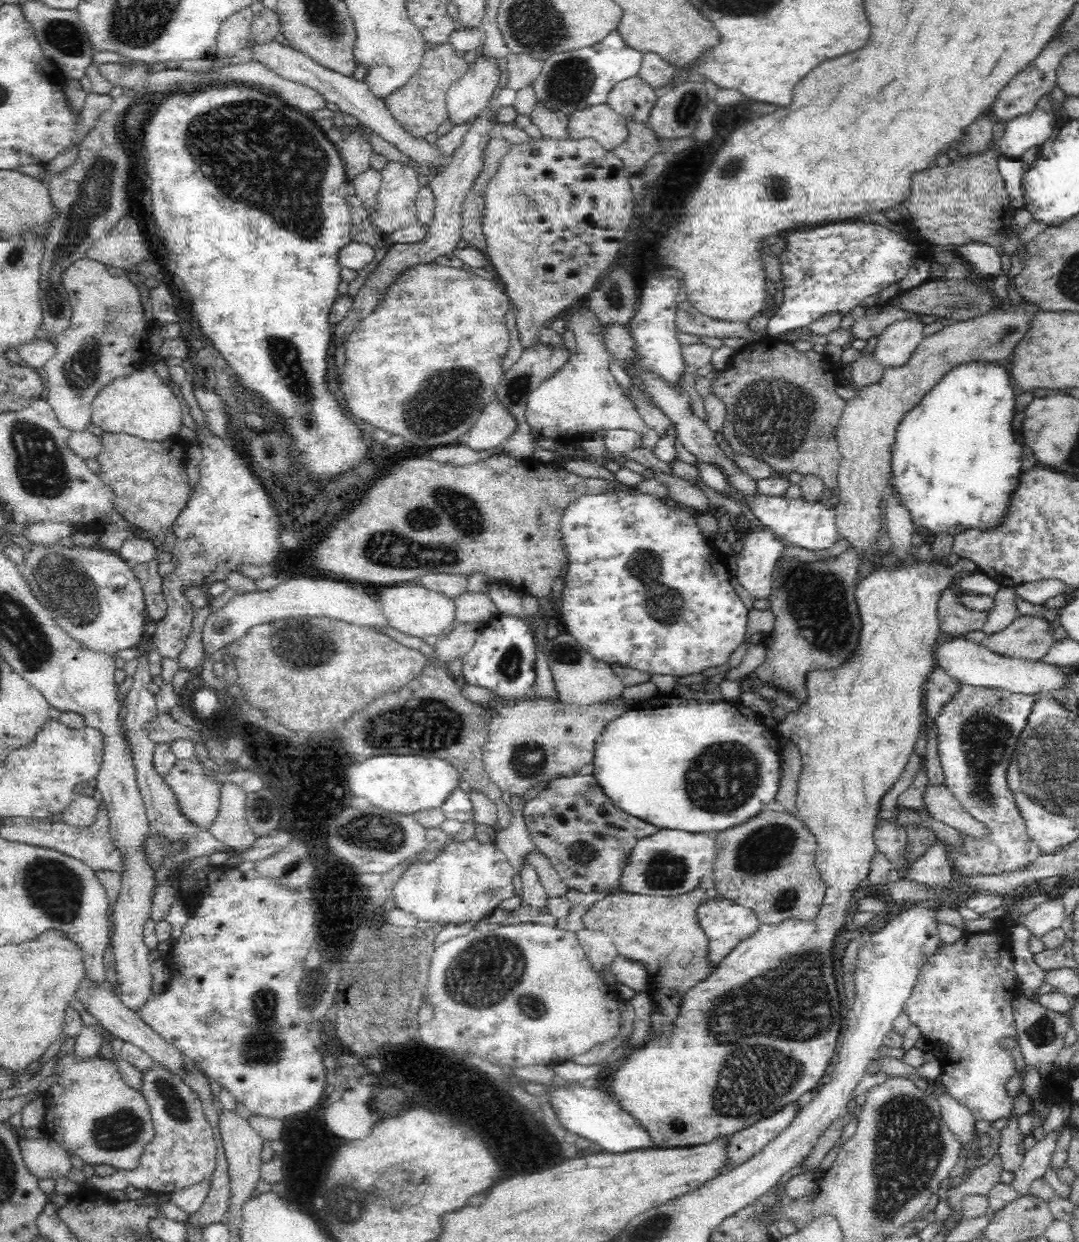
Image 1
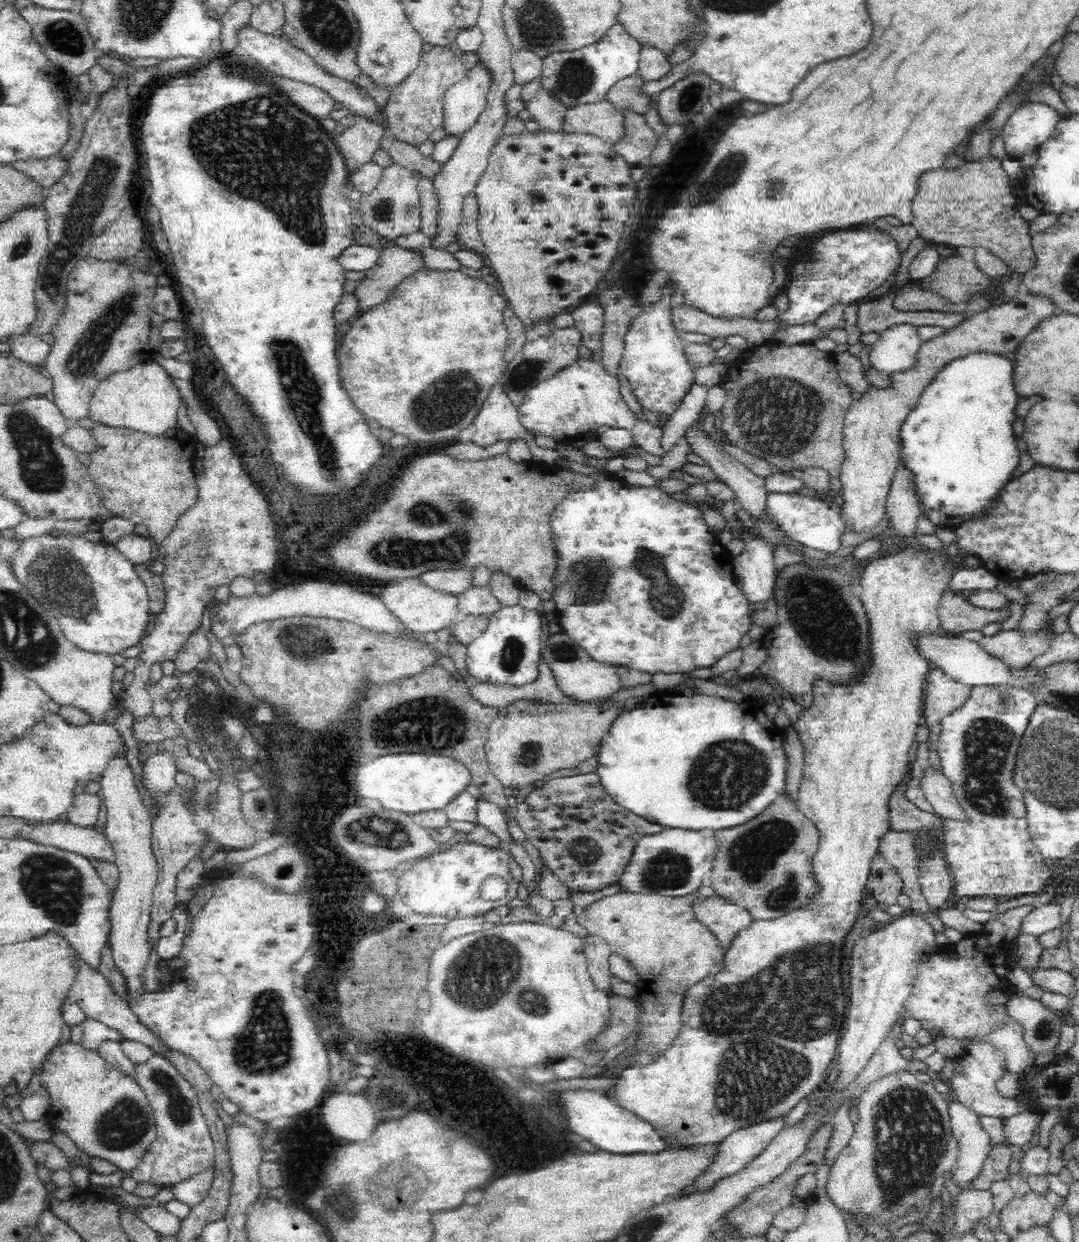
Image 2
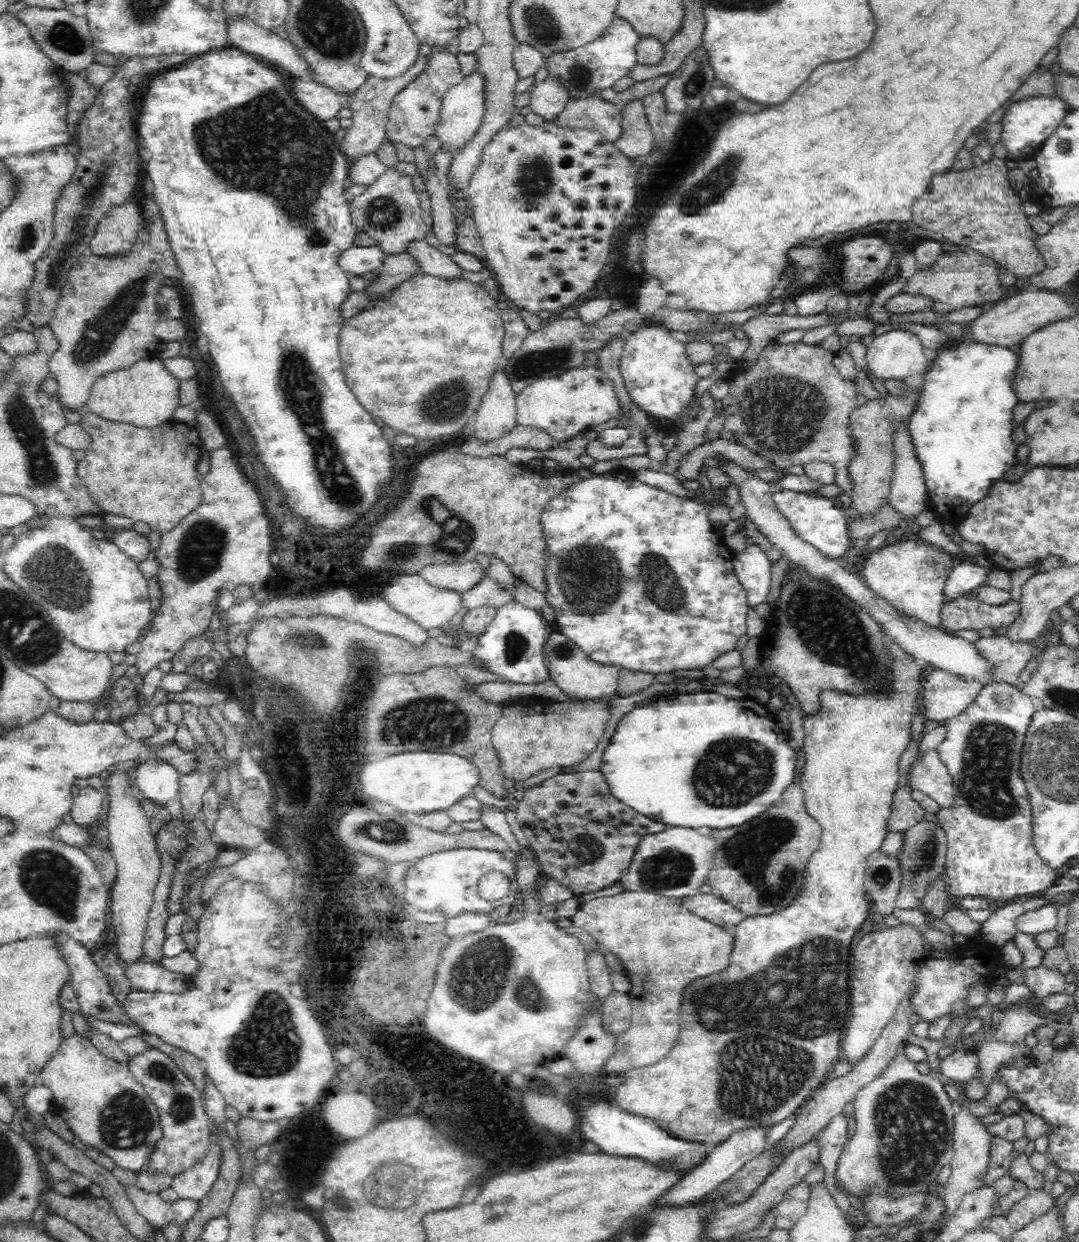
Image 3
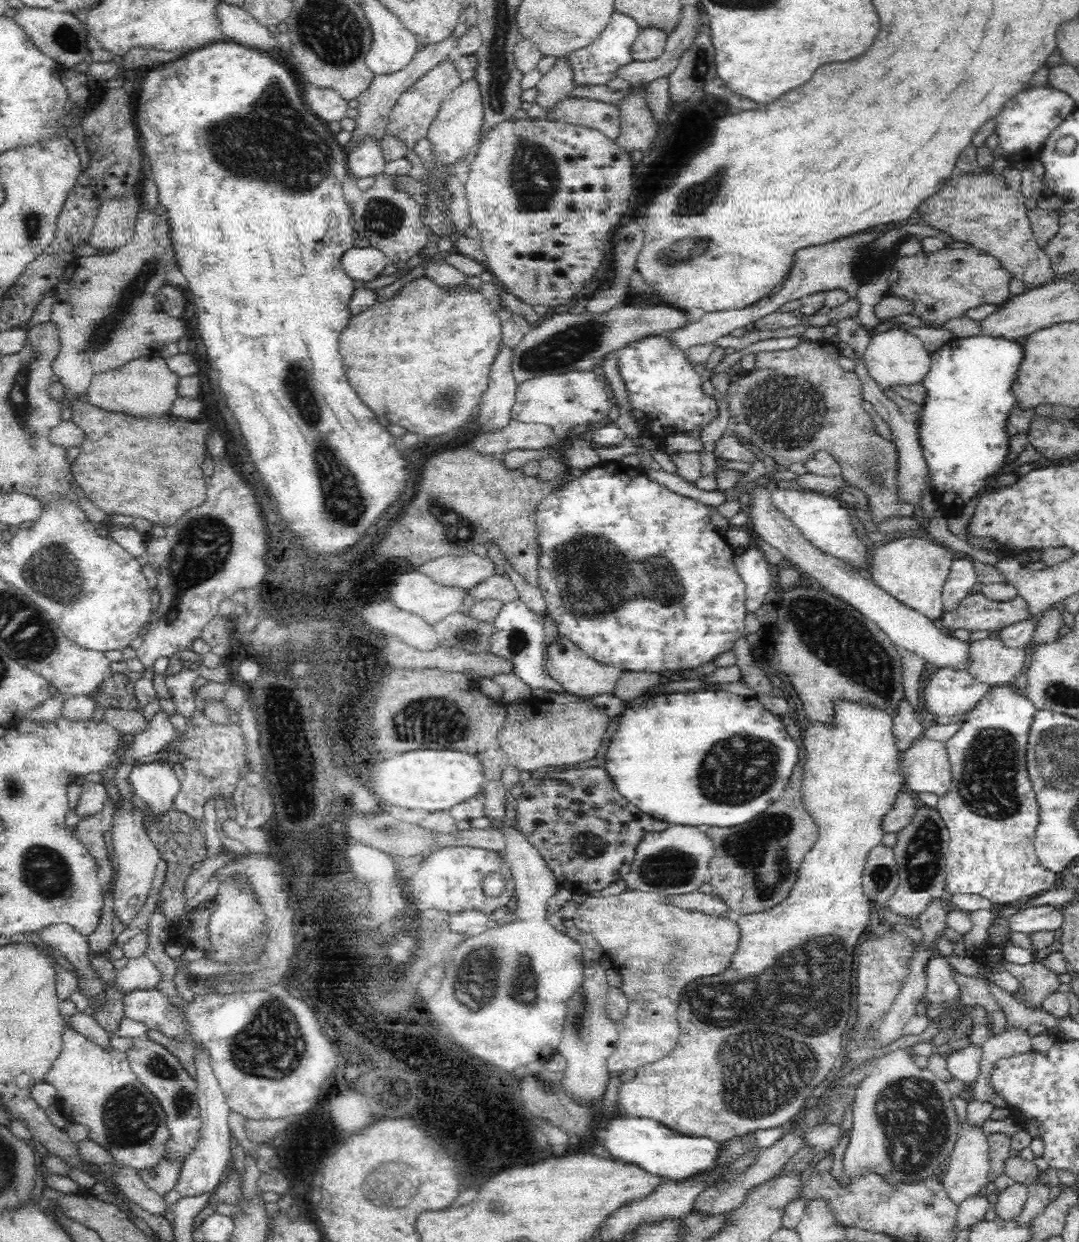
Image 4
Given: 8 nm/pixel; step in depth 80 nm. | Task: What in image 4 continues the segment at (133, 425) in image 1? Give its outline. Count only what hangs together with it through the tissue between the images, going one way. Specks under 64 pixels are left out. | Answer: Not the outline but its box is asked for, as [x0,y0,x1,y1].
[86,354,180,415]

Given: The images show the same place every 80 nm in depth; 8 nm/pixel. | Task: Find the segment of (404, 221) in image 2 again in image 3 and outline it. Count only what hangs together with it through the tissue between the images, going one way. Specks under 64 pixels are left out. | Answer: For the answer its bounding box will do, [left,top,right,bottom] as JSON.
[348,167,427,256]

